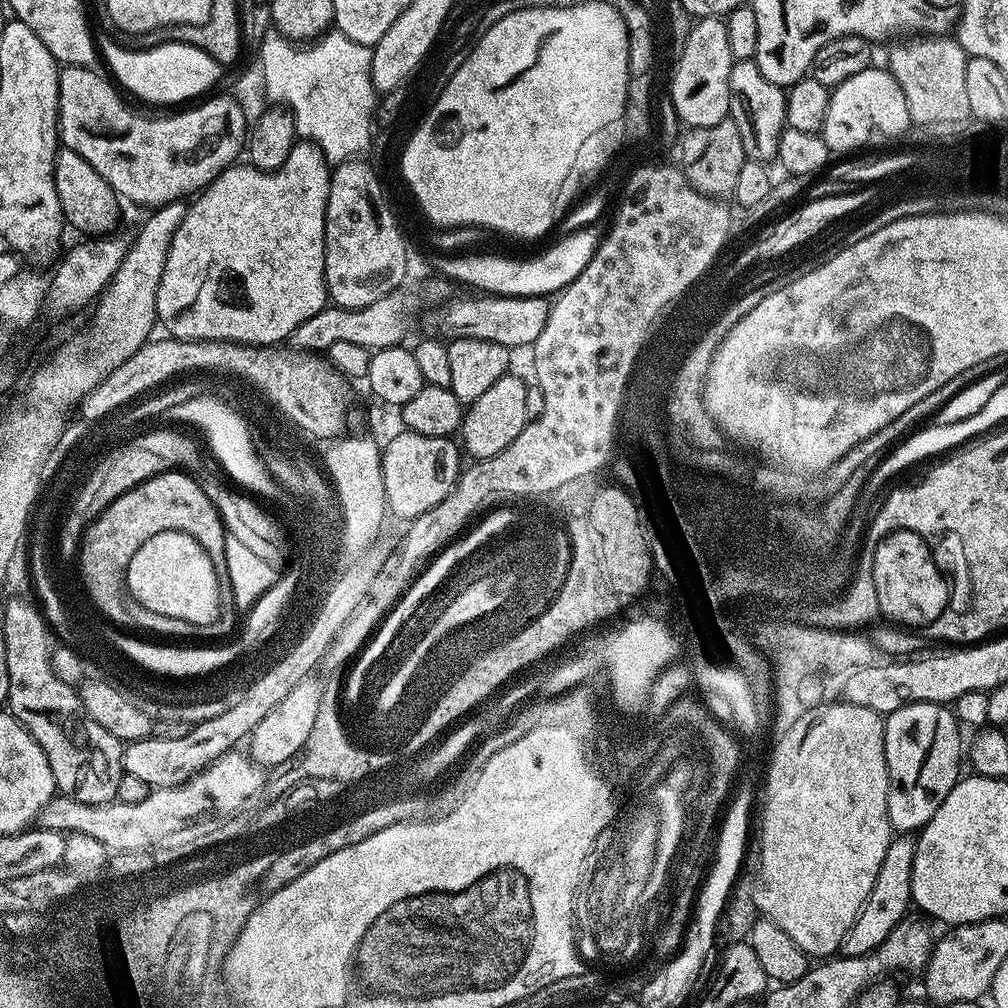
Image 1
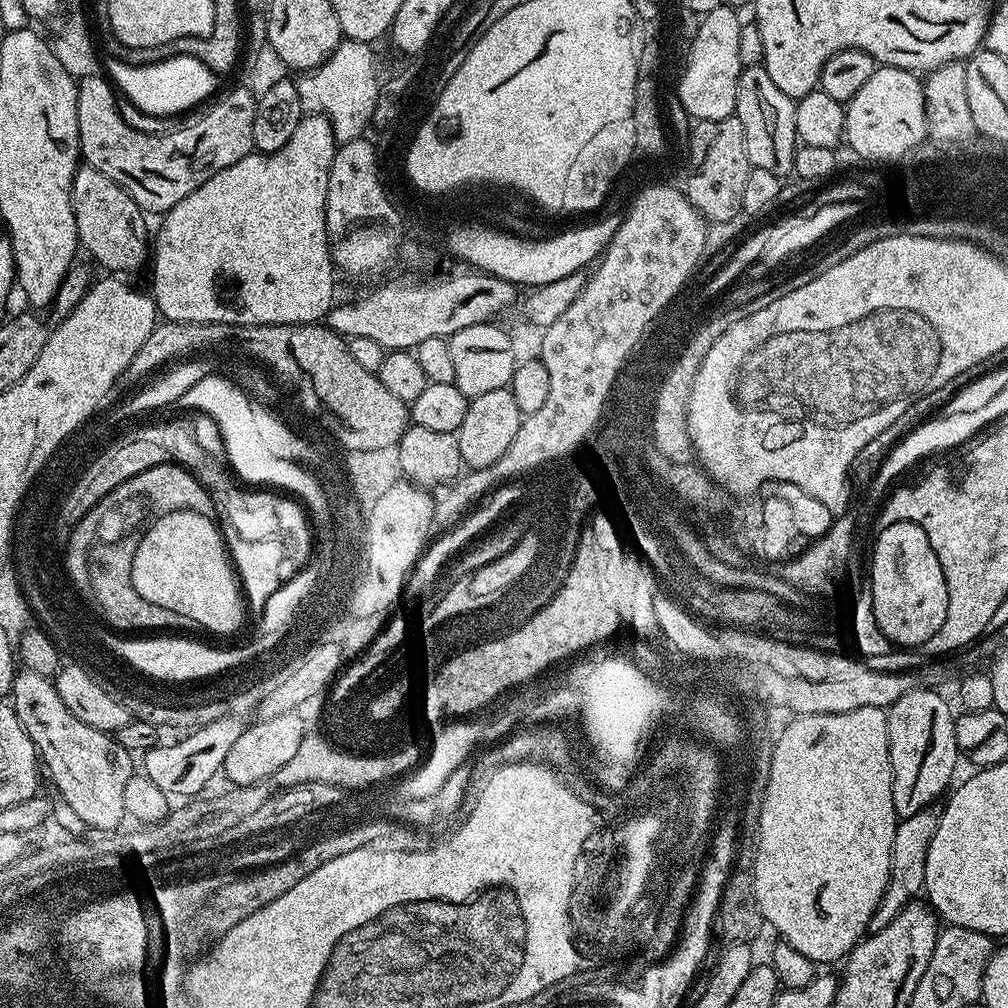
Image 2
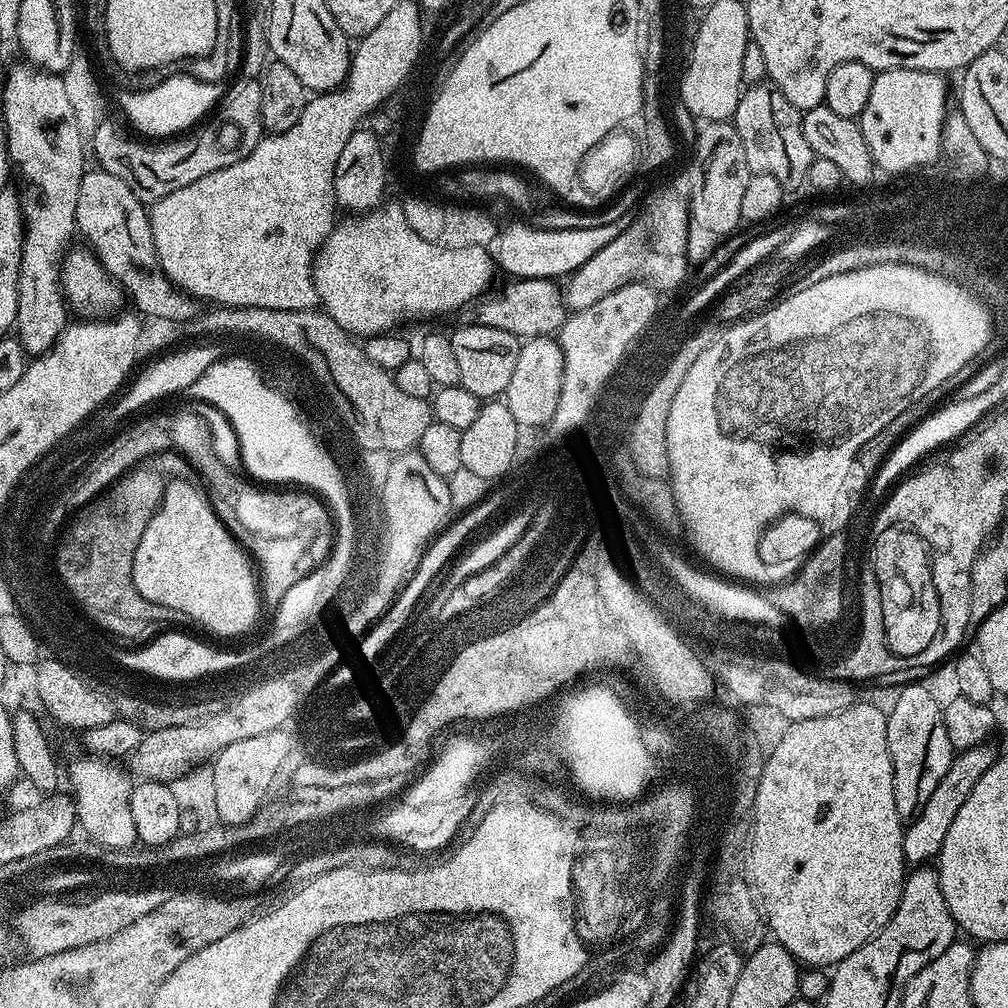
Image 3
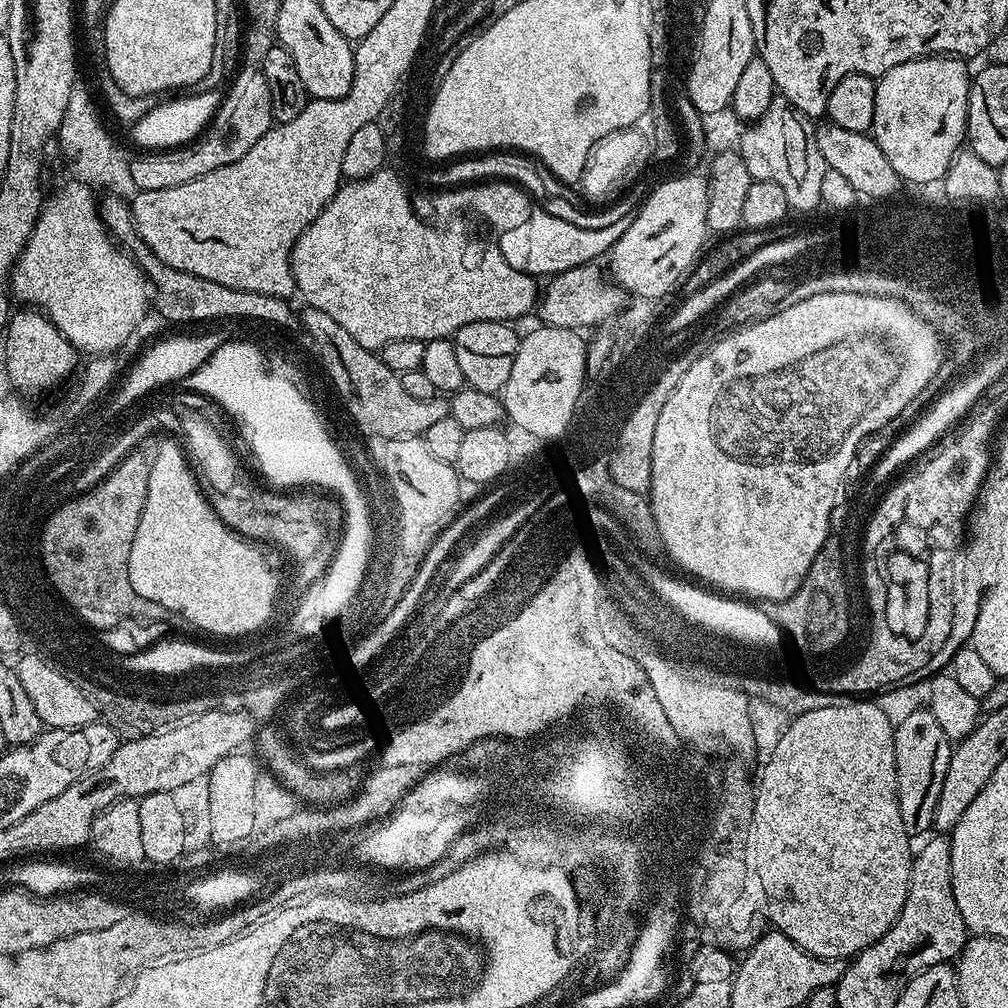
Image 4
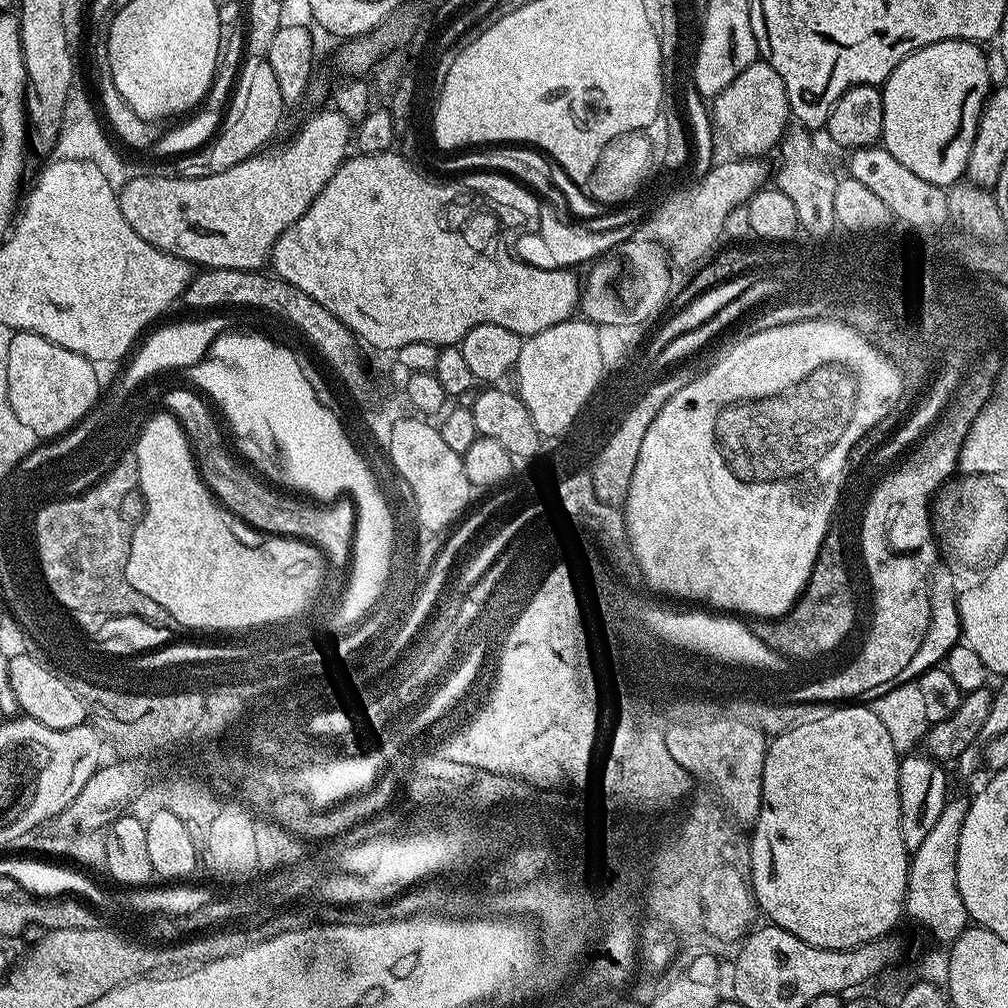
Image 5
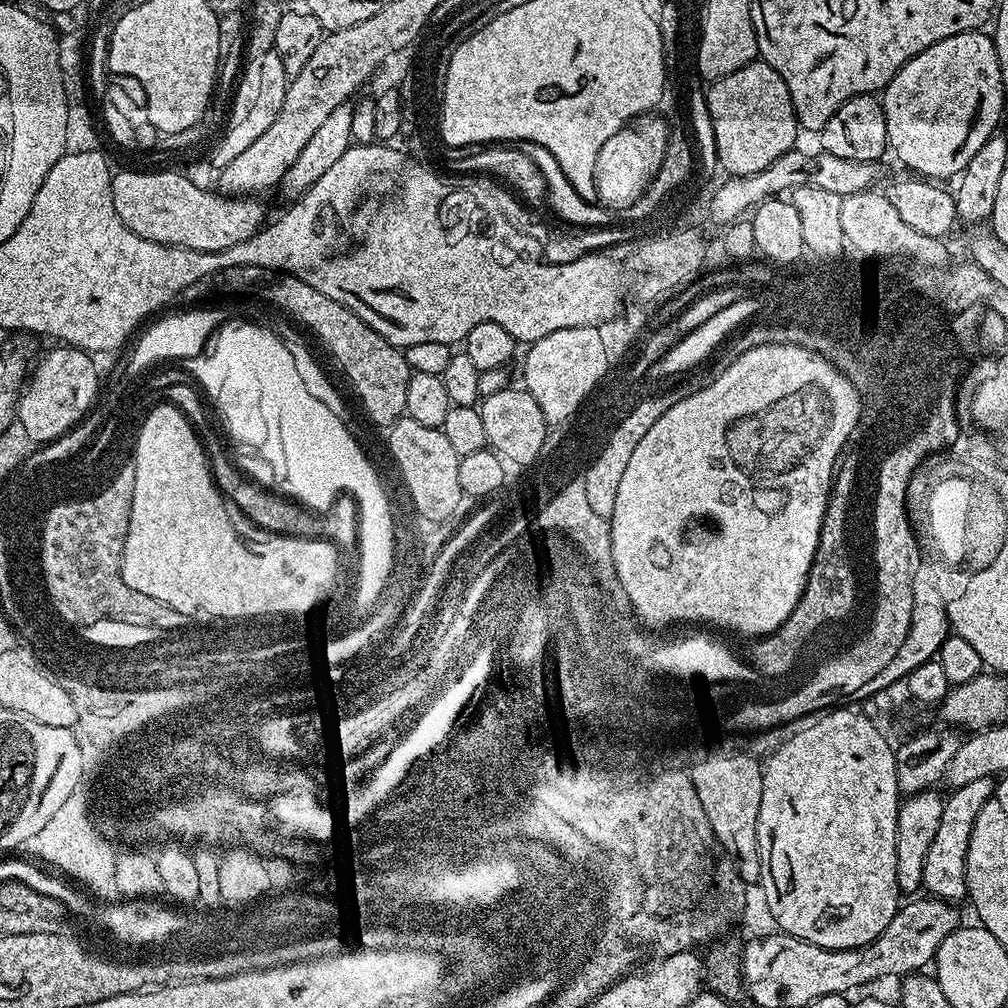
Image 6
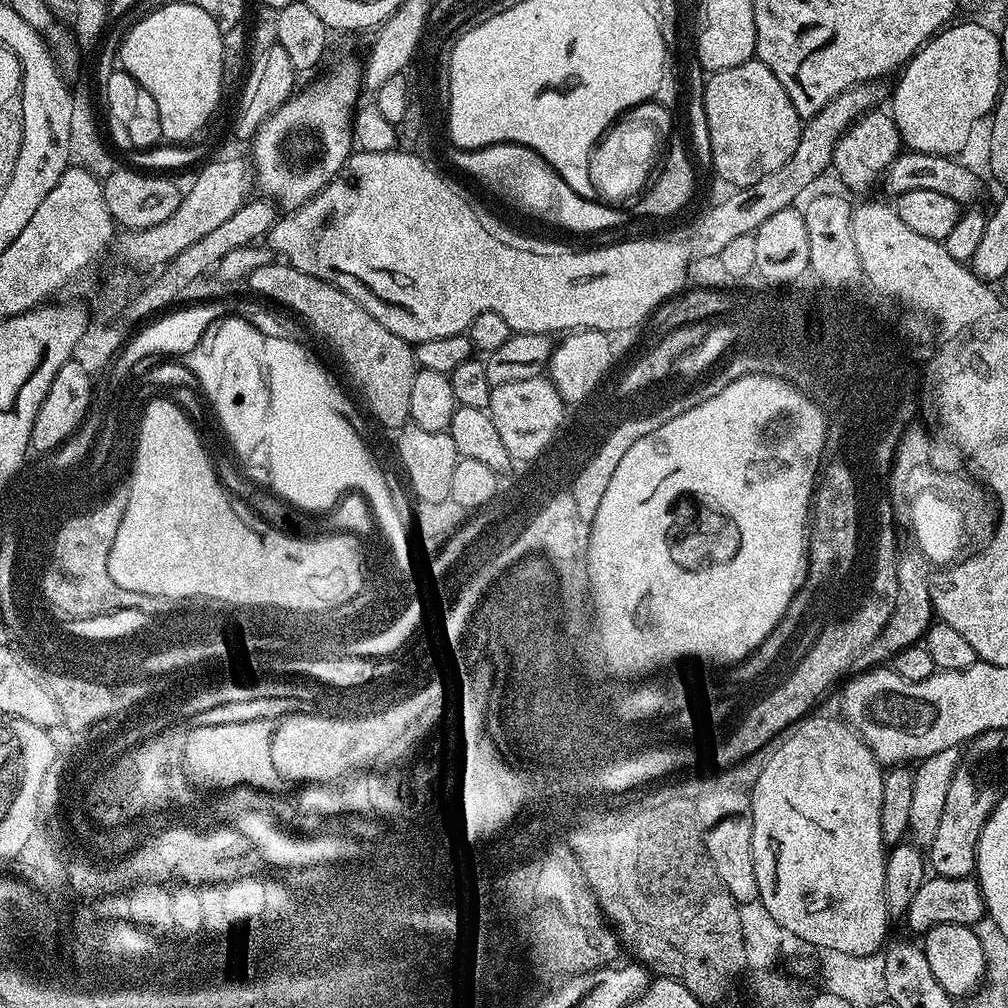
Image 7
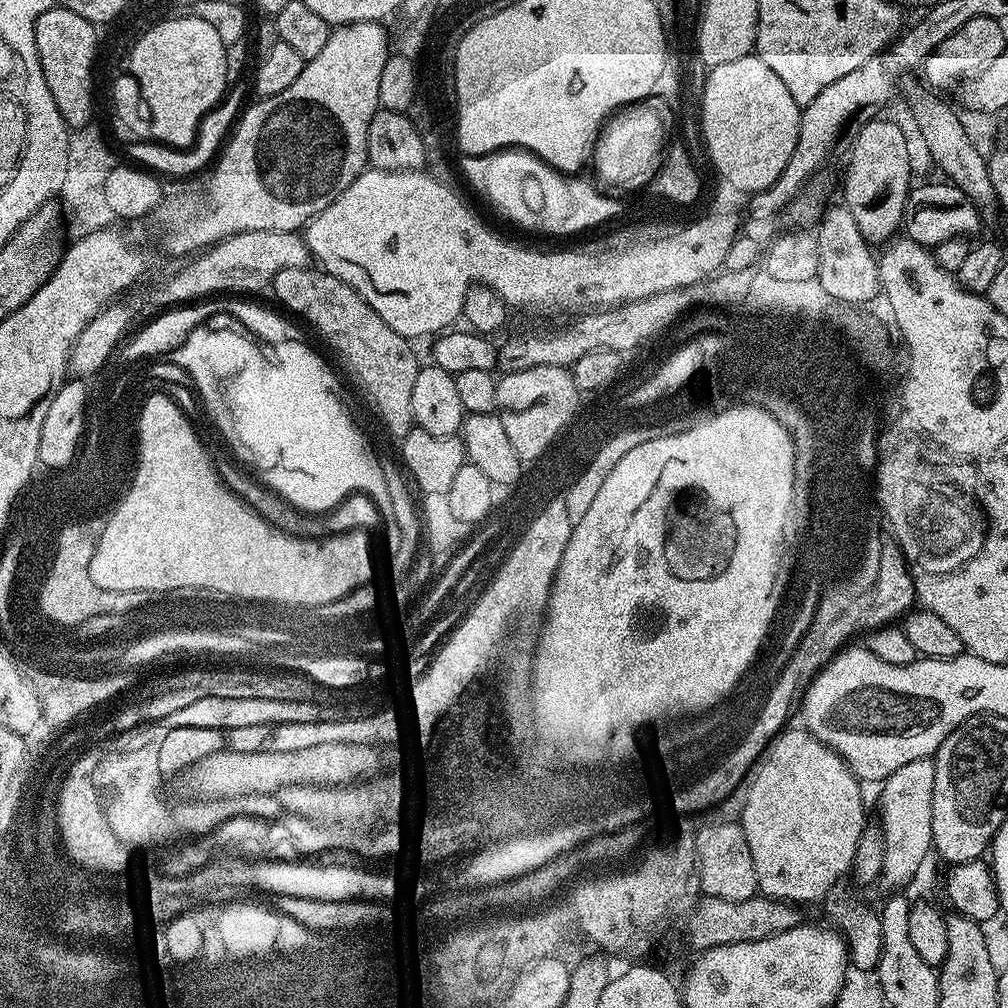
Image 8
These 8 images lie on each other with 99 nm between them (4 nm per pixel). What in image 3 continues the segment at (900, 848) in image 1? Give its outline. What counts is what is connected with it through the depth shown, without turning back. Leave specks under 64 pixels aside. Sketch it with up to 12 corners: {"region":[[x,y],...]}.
{"region":[[995,743],[956,752],[905,827],[908,866],[935,861],[962,802],[998,758]]}

